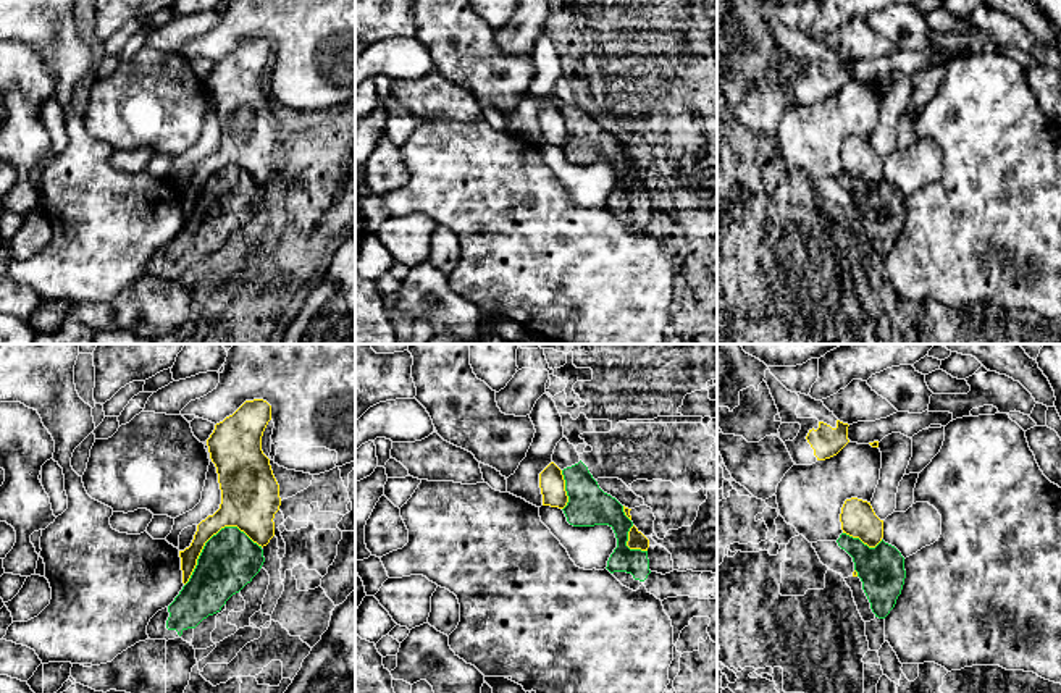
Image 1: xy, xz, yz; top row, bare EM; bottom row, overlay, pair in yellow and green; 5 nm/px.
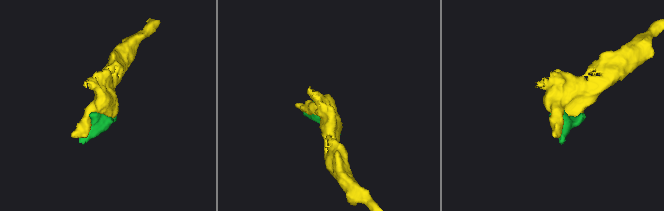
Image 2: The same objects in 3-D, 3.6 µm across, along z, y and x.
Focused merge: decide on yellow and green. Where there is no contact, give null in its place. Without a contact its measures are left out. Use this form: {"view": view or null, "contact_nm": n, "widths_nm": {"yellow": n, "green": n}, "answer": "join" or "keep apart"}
{"view": "xy", "contact_nm": 440, "widths_nm": {"yellow": 280, "green": 300}, "answer": "keep apart"}

